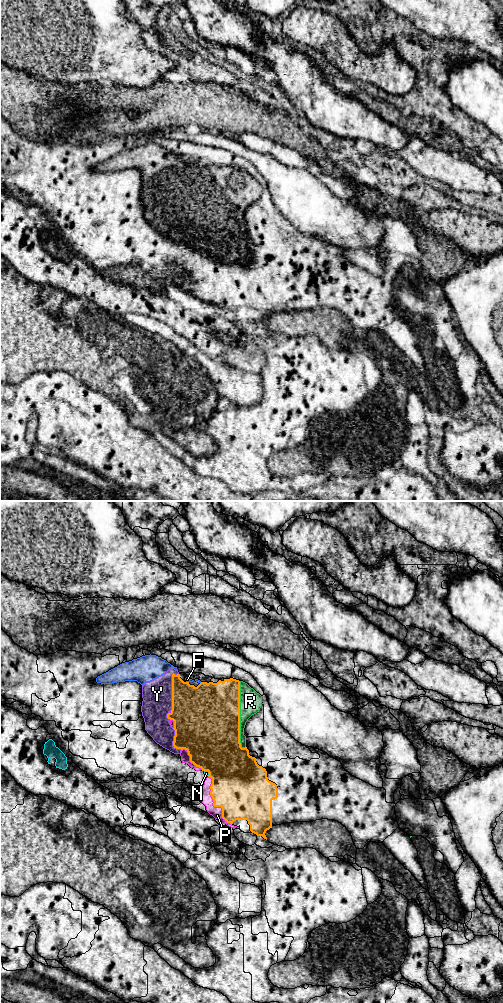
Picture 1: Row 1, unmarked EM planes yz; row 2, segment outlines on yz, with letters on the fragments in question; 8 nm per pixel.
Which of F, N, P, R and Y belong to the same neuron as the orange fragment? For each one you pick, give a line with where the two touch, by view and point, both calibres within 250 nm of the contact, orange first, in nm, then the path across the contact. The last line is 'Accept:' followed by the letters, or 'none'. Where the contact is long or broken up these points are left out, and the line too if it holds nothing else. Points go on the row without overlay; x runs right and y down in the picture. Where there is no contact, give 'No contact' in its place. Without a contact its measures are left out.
F: Touches orange at yz (187, 170). Thickness 400 nm (orange) against 30 nm
P: Touches orange at yz (213, 292). Thickness 440 nm (orange) against 90 nm
R: Touches orange at yz (239, 203). Thickness 500 nm (orange) against 180 nm
Y: Touches orange at yz (172, 179). Thickness 400 nm (orange) against 240 nm
Accept: F, P, R, Y

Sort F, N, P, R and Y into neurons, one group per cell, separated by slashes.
F P R Y / N

